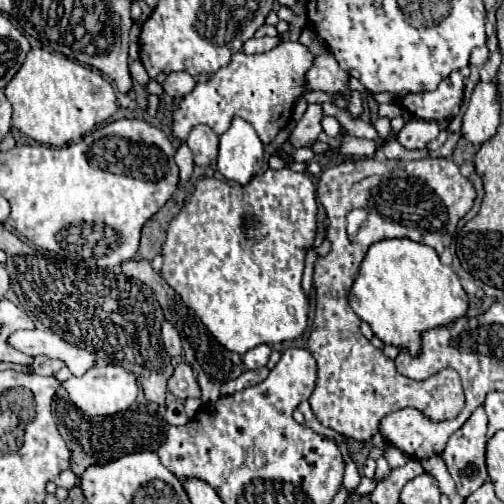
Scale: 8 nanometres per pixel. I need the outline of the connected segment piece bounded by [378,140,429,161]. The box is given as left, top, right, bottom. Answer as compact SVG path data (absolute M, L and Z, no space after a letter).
M397 140L383 144L378 149L388 159L399 159L403 161L418 160L429 155L426 148L422 150L406 150Z

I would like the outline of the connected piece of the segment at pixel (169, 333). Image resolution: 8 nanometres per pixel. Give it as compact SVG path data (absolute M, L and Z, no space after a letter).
M168 321L162 323L162 343L164 343L164 349L166 349L166 353L170 357L178 357L180 355L180 351L182 351L180 335Z

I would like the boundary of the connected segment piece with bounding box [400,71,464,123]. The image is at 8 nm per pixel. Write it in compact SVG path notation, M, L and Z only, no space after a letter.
M454 71L440 83L438 89L428 93L408 93L400 99L400 103L408 111L426 121L442 123L452 115L456 107L460 107L462 93L464 93L464 77L458 71Z

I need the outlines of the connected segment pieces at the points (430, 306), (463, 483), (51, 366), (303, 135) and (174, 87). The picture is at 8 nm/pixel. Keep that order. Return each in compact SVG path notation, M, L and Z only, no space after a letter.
M404 237L382 239L370 245L354 285L348 291L348 303L354 313L372 327L376 337L400 349L416 349L424 329L448 325L448 321L468 311L468 295L458 275L448 265L440 263L432 247Z
M480 405L470 417L468 421L448 439L448 445L446 449L442 451L442 459L450 471L450 475L456 479L456 489L462 497L468 497L470 493L474 493L486 479L488 479L488 471L486 471L486 423L488 423L488 417L486 417L486 411L484 407Z
M44 355L36 356L34 363L29 366L29 369L34 371L34 374L42 376L54 376L54 373L62 367L62 361L58 359L48 359Z
M320 103L310 105L306 109L304 117L300 119L300 123L294 127L294 131L290 135L290 143L294 147L310 147L316 141L316 137L320 135L320 131L322 131L322 123L320 123L322 117L324 117L322 105Z
M168 73L162 83L162 89L172 99L180 101L180 97L188 95L194 89L194 79L188 73Z

